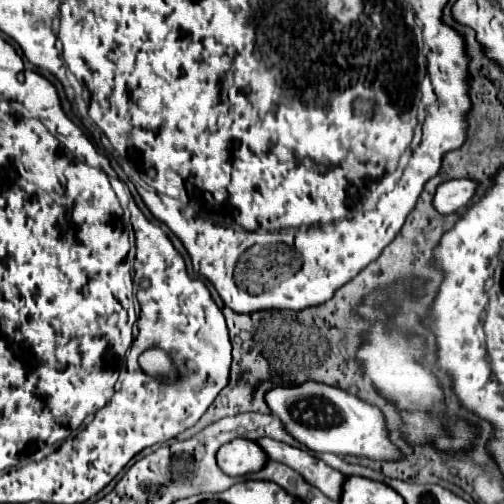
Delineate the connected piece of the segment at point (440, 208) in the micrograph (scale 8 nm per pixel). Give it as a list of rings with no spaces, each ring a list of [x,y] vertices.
[[[463,178],[463,180],[443,182],[437,188],[437,194],[435,194],[437,212],[451,214],[451,212],[457,212],[457,210],[465,208],[469,204],[469,200],[473,198],[475,190],[477,190],[477,182],[475,180]]]

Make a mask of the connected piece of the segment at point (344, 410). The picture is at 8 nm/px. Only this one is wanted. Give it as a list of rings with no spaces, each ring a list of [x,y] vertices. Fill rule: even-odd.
[[[309,380],[299,386],[277,386],[265,394],[265,402],[271,408],[271,414],[283,422],[283,428],[311,452],[351,454],[373,460],[401,458],[399,450],[389,442],[381,410],[363,404],[347,390]]]

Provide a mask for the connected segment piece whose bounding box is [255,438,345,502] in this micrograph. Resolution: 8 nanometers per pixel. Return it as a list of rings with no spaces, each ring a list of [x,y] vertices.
[[[261,438],[255,442],[261,446],[261,450],[267,454],[269,460],[287,464],[289,468],[299,472],[311,486],[319,488],[327,498],[331,498],[335,502],[341,498],[345,476],[341,472],[337,472],[335,468],[327,466],[323,460],[319,460],[319,458],[311,456],[309,452],[303,452],[295,446],[277,442],[273,438]]]

